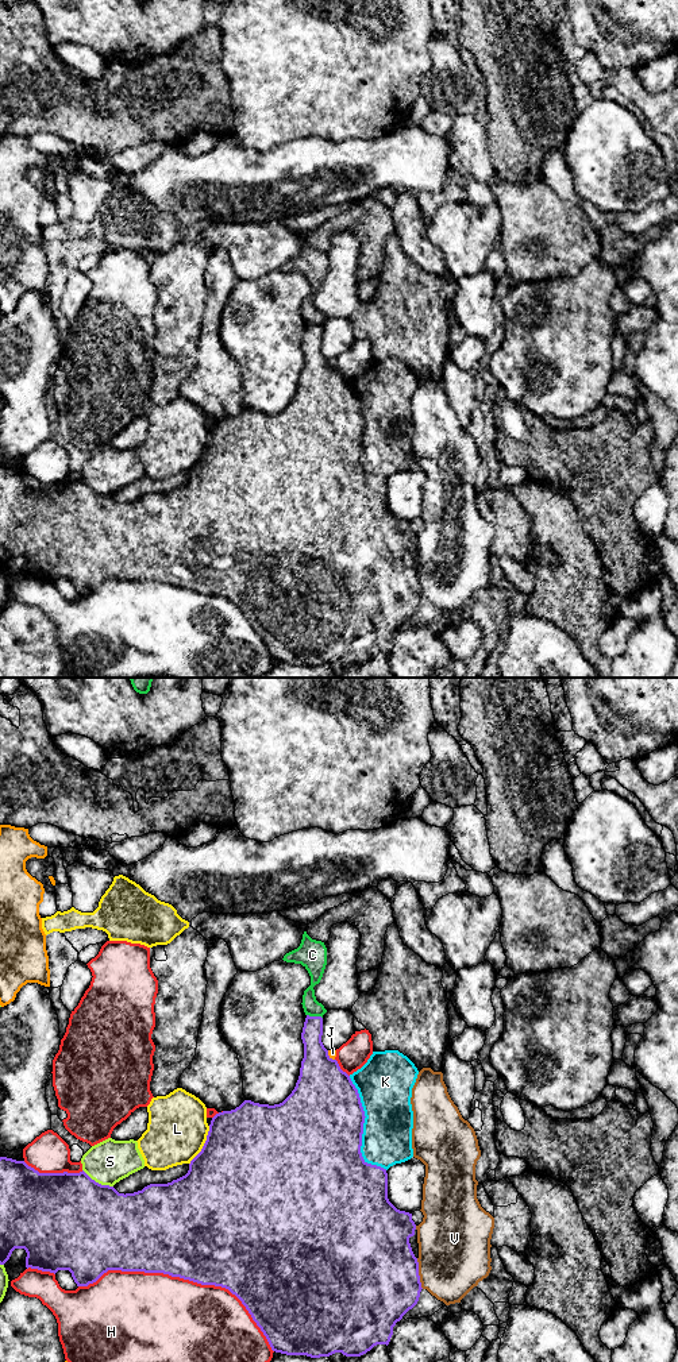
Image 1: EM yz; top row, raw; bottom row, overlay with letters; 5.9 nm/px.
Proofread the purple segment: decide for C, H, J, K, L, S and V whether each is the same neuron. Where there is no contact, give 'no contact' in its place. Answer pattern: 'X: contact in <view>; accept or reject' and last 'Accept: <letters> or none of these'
C: contact in yz; reject
H: contact in yz; reject
J: contact in yz; reject
K: contact in yz; reject
L: contact in yz; reject
S: contact in yz; reject
V: contact in yz; reject
Accept: none of these

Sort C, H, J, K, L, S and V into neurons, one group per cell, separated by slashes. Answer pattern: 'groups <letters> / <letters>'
groups C / H / J / K / L / S / V

